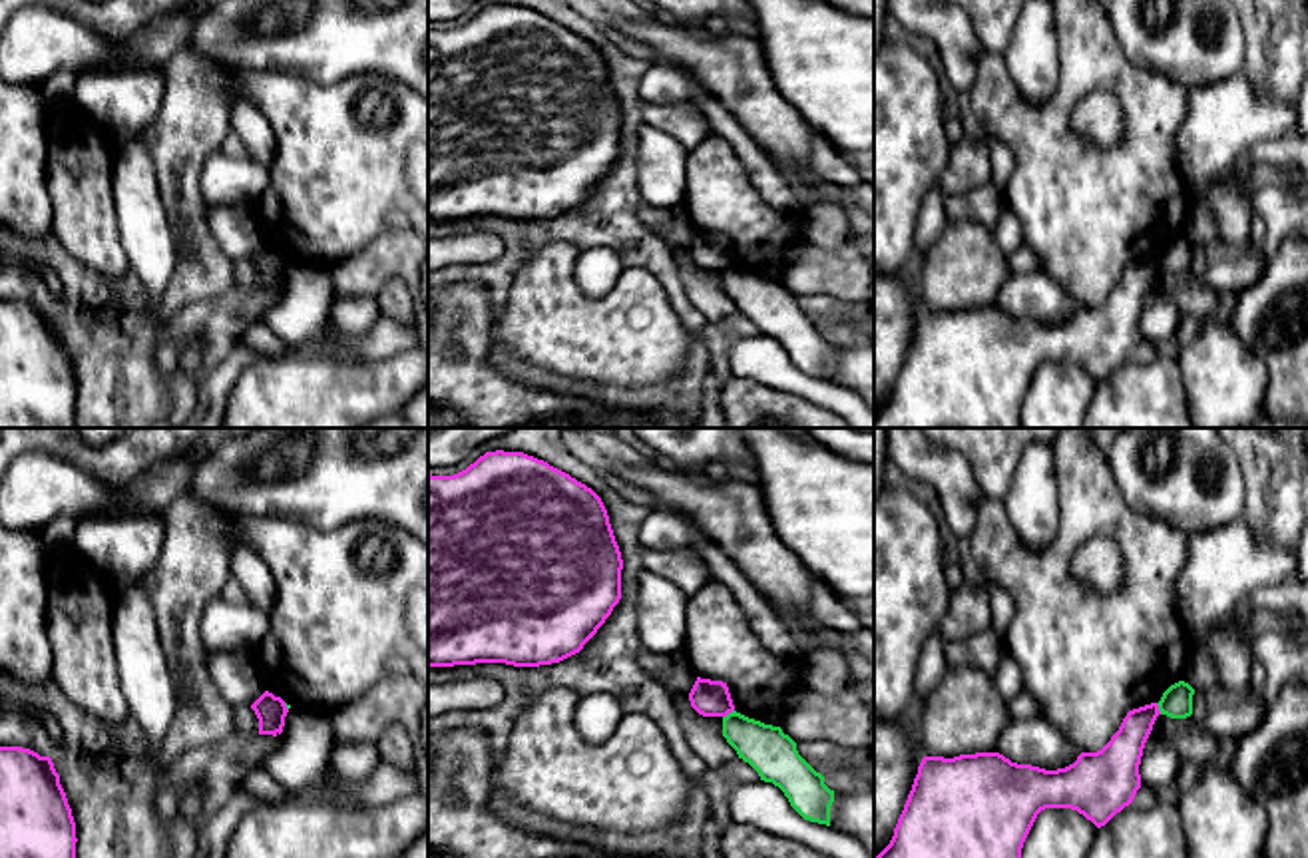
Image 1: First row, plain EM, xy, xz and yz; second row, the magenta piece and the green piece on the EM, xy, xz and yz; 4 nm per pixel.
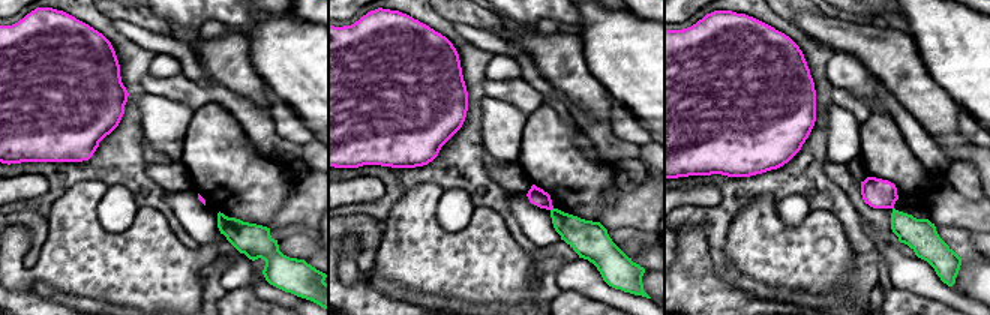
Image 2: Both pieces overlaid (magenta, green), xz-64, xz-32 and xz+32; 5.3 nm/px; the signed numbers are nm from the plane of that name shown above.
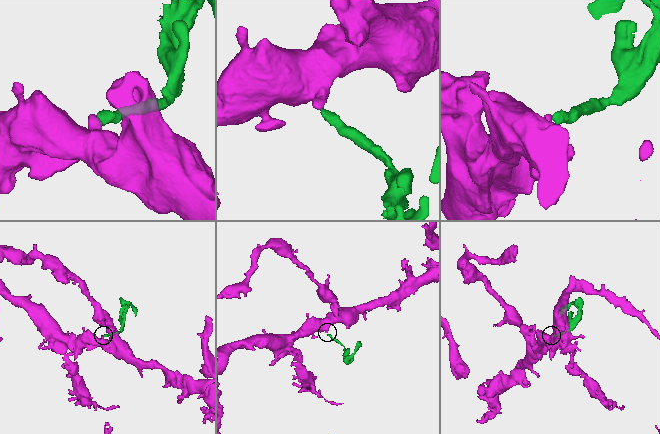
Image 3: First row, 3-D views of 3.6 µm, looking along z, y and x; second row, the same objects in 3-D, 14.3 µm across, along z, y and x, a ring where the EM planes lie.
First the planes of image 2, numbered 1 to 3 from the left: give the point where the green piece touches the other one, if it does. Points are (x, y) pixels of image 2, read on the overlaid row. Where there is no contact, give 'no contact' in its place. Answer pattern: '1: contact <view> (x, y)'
1: no contact
2: no contact
3: no contact

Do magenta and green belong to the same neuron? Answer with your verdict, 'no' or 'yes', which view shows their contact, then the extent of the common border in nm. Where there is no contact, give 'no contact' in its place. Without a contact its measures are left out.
no | xz | 60 nm

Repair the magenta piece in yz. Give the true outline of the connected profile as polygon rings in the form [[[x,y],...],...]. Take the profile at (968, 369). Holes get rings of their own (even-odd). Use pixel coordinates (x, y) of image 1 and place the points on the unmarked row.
[[[1159,259],[1133,263],[1097,307],[1081,307],[1065,322],[1017,319],[999,307],[924,311],[890,398],[874,412],[874,428],[1021,428],[1021,402],[1045,362],[1071,362],[1105,380],[1141,342],[1139,319]]]

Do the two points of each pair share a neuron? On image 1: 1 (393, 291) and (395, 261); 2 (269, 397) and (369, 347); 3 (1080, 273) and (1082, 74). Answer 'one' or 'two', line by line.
1: two
2: two
3: one

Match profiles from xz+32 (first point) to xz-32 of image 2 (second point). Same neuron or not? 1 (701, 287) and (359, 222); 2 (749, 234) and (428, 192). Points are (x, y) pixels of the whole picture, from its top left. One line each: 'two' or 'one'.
1: one
2: one

